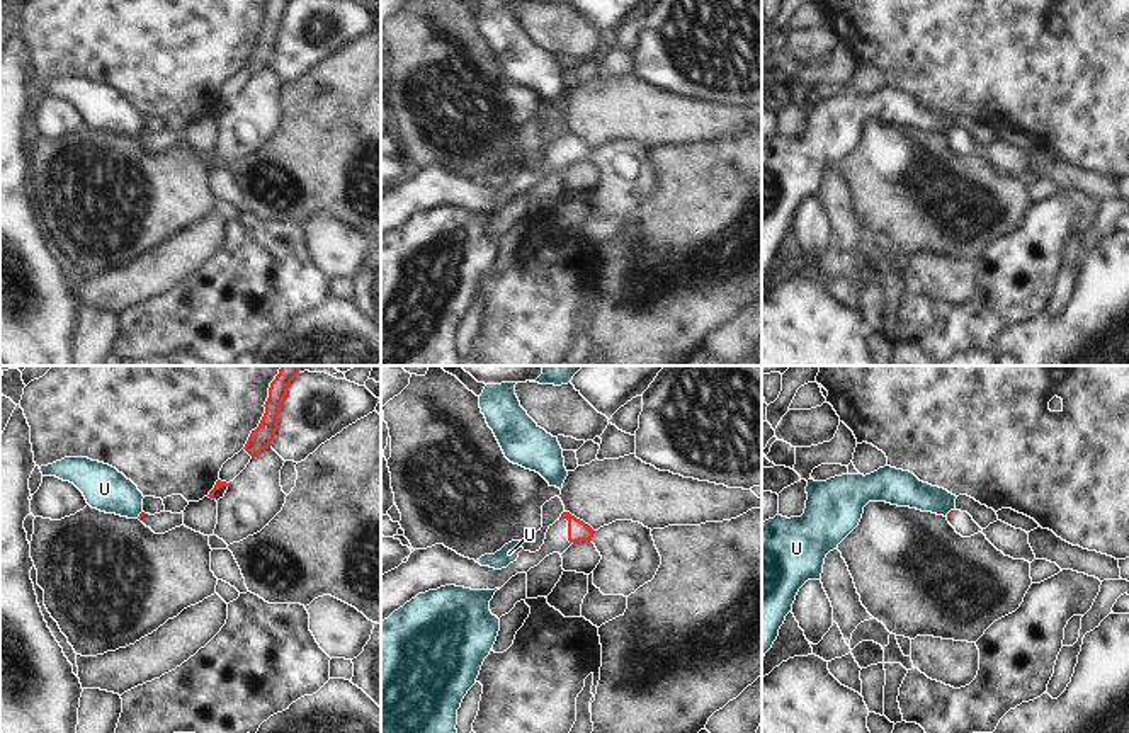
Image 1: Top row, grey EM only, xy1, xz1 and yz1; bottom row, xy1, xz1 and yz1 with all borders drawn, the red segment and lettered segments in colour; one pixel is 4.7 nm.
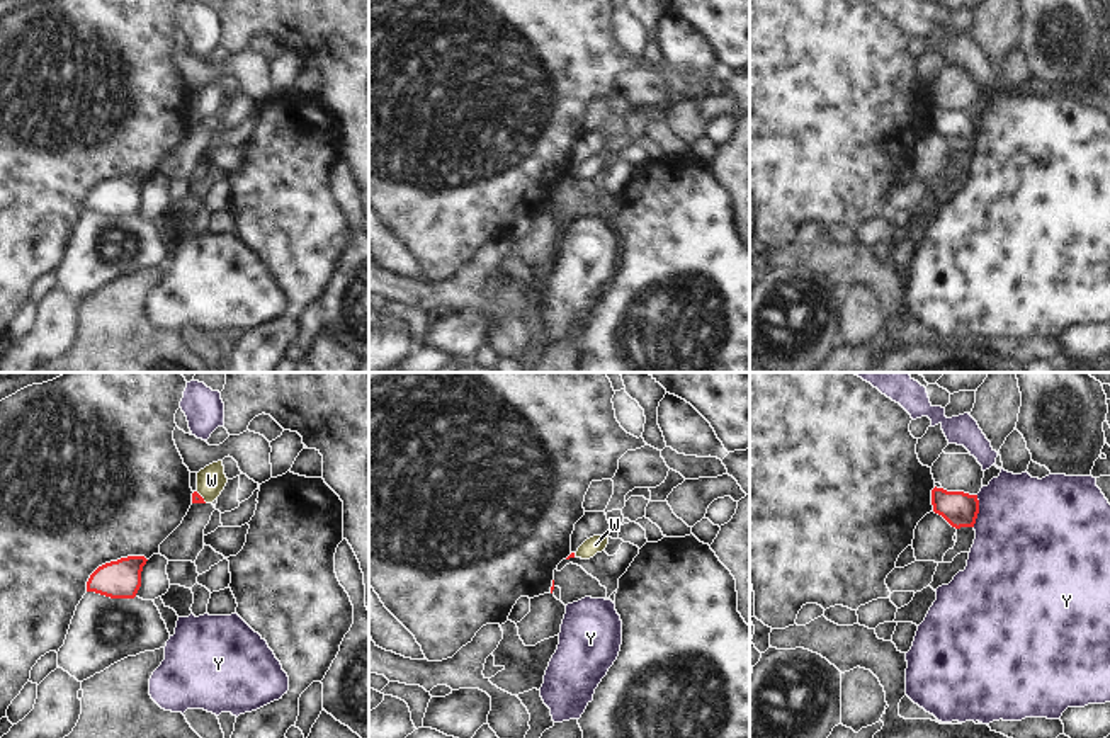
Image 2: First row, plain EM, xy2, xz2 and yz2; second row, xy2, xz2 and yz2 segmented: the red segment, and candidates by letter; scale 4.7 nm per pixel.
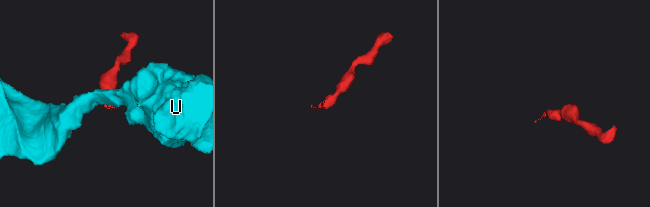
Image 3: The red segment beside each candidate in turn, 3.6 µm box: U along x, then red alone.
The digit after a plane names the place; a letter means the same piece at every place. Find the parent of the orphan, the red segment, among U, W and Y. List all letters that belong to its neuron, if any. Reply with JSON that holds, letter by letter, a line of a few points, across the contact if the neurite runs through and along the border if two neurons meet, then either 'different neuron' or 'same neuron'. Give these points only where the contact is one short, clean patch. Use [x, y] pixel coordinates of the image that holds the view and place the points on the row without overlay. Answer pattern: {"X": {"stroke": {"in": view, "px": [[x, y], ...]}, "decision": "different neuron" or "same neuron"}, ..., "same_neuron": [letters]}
{"U": {"stroke": {"in": "yz1", "px": [[953, 128], [946, 135]]}, "decision": "different neuron"}, "W": {"stroke": {"in": "xy2", "px": [[196, 118], [201, 116], [211, 99]]}, "decision": "same neuron"}, "Y": {"stroke": {"in": "yz2", "px": [[978, 114], [978, 136], [973, 145]]}, "decision": "different neuron"}, "same_neuron": ["W"]}

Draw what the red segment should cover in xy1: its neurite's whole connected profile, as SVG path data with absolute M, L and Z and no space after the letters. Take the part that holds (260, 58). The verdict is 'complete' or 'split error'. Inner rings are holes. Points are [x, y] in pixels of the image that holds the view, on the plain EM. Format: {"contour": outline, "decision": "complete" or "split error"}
{"contour": "M272 0L269 7L269 17L265 20L265 32L255 49L252 49L245 70L255 77L262 70L269 68L272 65L277 43L279 43L279 34L281 34L281 26L282 20L287 14L291 0Z", "decision": "complete"}

